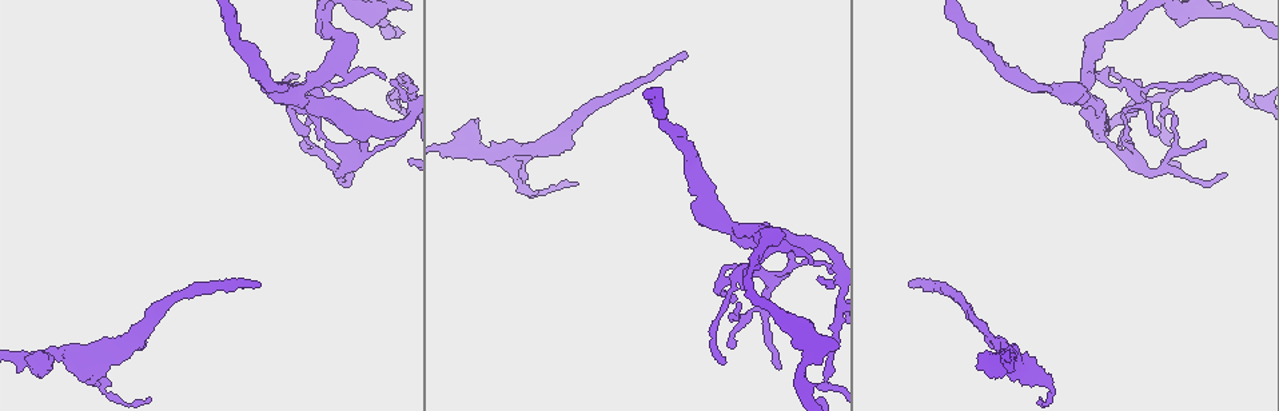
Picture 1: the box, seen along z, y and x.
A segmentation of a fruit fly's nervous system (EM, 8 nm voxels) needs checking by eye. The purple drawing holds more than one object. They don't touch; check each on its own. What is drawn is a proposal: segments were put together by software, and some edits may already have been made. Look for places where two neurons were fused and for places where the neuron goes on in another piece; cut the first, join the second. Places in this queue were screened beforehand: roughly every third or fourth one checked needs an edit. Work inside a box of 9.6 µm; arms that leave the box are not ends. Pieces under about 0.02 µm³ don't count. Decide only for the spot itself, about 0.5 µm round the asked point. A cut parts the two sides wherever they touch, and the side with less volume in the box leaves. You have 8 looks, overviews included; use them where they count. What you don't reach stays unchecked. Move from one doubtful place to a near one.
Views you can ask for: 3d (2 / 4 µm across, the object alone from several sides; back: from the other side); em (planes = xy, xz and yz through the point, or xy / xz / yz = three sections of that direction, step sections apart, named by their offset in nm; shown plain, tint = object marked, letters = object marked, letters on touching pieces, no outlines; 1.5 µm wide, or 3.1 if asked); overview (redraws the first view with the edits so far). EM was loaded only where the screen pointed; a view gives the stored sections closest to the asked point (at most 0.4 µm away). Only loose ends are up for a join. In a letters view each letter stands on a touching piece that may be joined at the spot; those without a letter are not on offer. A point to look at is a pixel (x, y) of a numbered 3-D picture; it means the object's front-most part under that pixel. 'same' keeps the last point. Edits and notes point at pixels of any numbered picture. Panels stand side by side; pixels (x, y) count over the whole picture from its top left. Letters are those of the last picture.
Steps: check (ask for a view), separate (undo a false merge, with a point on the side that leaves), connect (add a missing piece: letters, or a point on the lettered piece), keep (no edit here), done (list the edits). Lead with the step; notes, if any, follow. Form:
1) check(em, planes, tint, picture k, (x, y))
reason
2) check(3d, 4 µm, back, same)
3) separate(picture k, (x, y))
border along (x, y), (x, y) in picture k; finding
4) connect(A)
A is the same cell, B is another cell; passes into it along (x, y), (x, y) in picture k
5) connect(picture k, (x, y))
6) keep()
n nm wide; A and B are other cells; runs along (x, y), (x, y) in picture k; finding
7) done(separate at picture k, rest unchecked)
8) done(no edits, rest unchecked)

check(3d, 2 µm, back, picture 1, (1055, 91))
calibre changes

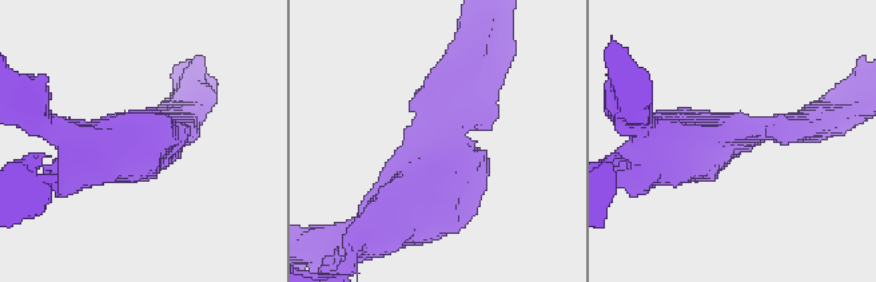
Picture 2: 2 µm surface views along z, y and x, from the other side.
check(em, xy, step 4, letters, picture 2, (449, 142))
shape alone is not enough

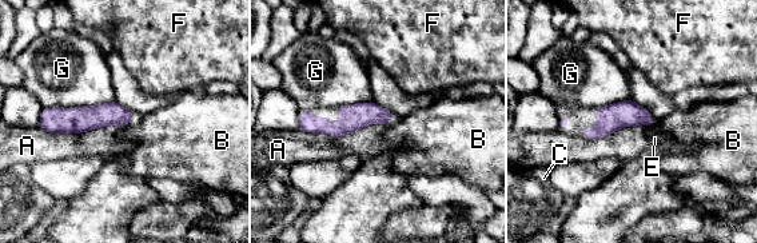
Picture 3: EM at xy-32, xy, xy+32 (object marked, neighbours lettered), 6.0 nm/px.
keep()
160 nm wide; A, B, C, E, F and G are other cells; border along (114, 99), (72, 108) in picture 3; all the same neuron

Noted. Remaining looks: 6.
check(em, xy, step 8, tint, picture 1, (304, 142))
thin end

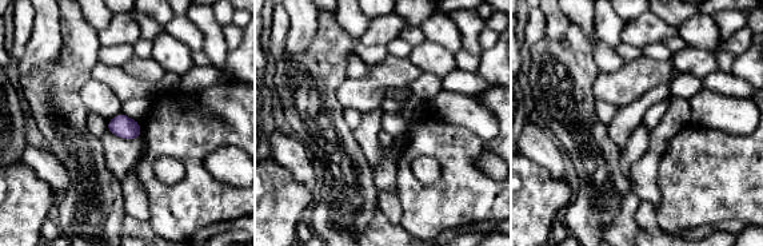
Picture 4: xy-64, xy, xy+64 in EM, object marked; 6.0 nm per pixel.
check(em, yz, step 8, letters, same)

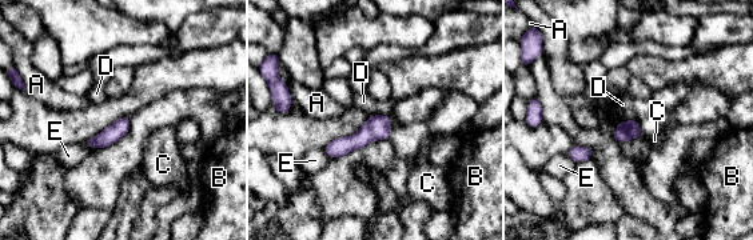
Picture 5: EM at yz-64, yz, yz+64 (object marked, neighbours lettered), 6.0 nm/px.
connect(C)
C is the same cell, A, B, D and E are other cells; passes into it along (377, 127), (391, 134), (409, 140) in picture 5; it goes on there

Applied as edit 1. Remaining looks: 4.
check(overview)

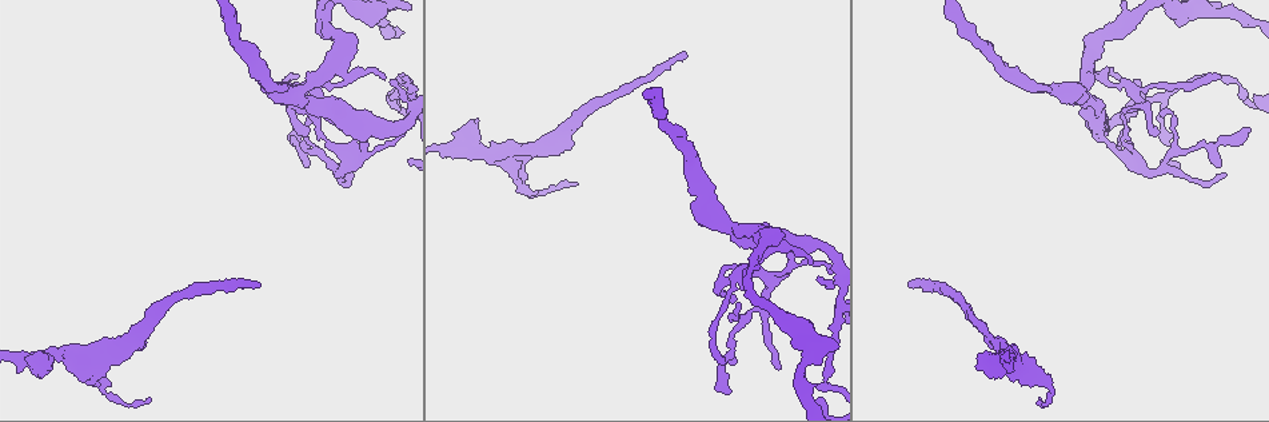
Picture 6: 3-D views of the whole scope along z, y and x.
check(3d, 2 µm, back, picture 6, (907, 285))
long arm stops here

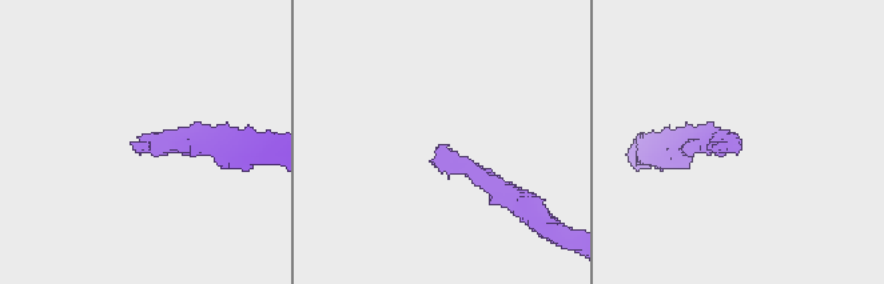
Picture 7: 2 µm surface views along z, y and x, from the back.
check(em, planes, letters, picture 7, (139, 148))

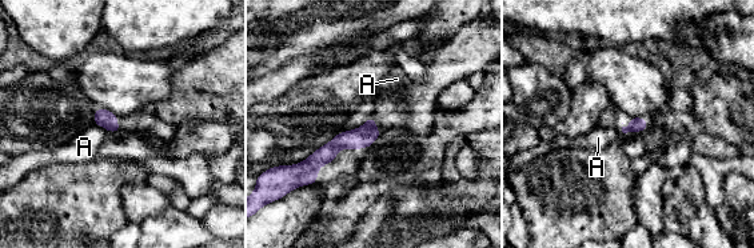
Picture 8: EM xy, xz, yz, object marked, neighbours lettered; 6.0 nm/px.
keep()
90 nm wide; A is another cell; runs along (371, 122), (306, 168) in picture 8; no lettered piece goes on from it

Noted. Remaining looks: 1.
done(connect at picture 5, rest unchecked)

